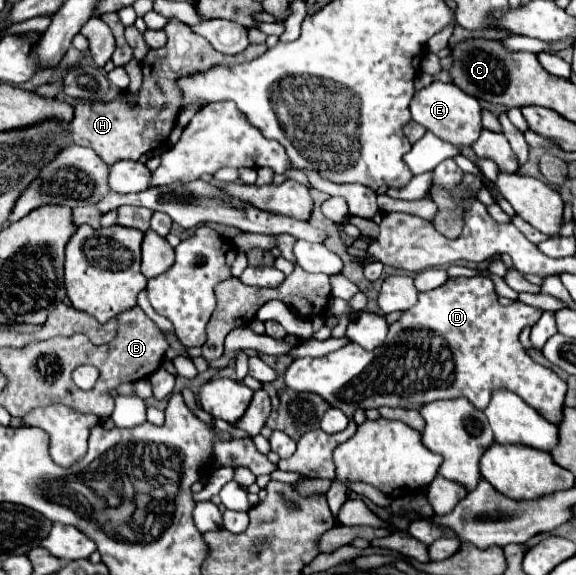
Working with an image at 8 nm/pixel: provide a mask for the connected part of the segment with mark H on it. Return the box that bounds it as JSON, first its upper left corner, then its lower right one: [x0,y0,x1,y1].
[70,19,268,165]

